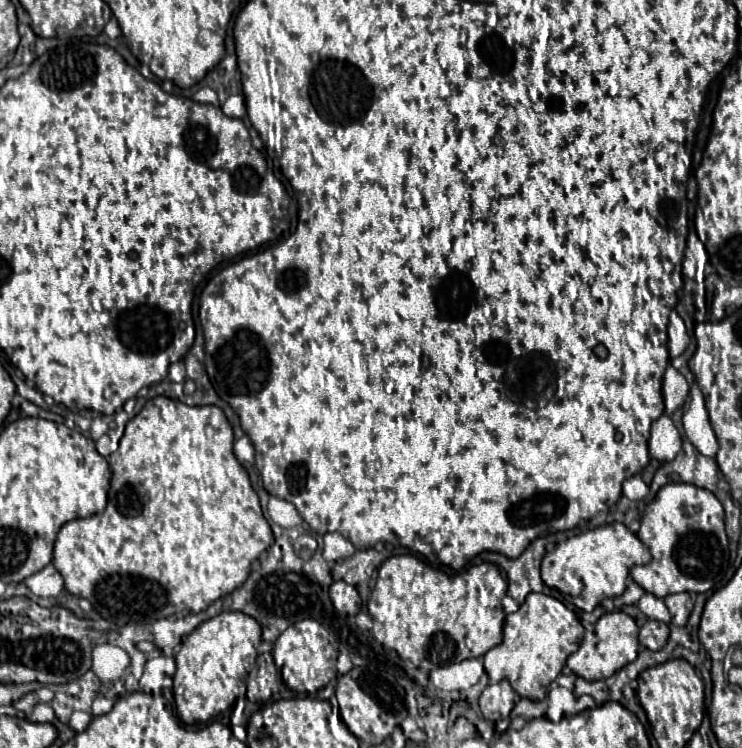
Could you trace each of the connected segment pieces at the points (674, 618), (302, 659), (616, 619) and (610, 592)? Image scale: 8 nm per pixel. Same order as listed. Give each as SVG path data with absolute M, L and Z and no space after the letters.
M675 593L675 595L667 595L665 603L669 607L671 613L671 623L685 627L689 621L689 615L693 611L693 599L689 593Z
M297 621L287 627L274 643L272 655L274 661L283 661L283 681L297 693L313 695L337 675L334 660L336 649L332 645L331 633L317 621Z
M611 611L605 613L593 627L591 635L585 637L585 641L581 643L581 647L567 659L567 665L571 667L571 671L587 681L595 681L595 679L607 679L613 673L617 673L621 667L625 667L627 663L635 661L637 657L637 649L639 649L639 627L633 621L633 617L629 617L623 611Z
M611 523L573 535L565 543L559 543L543 557L541 577L549 587L571 595L571 603L581 611L593 611L601 599L617 597L625 591L629 569L633 565L645 565L649 561L651 553L639 541L639 537L623 523Z

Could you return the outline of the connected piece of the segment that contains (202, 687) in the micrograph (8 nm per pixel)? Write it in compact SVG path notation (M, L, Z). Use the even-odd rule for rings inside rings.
M223 611L213 619L203 621L183 639L183 647L175 655L177 671L173 675L173 693L177 715L185 725L207 723L237 701L239 683L255 665L259 643L261 625L241 611Z

